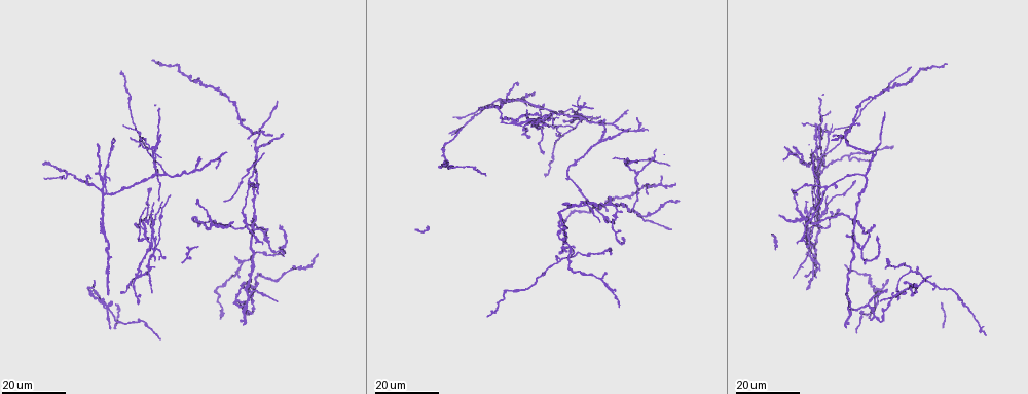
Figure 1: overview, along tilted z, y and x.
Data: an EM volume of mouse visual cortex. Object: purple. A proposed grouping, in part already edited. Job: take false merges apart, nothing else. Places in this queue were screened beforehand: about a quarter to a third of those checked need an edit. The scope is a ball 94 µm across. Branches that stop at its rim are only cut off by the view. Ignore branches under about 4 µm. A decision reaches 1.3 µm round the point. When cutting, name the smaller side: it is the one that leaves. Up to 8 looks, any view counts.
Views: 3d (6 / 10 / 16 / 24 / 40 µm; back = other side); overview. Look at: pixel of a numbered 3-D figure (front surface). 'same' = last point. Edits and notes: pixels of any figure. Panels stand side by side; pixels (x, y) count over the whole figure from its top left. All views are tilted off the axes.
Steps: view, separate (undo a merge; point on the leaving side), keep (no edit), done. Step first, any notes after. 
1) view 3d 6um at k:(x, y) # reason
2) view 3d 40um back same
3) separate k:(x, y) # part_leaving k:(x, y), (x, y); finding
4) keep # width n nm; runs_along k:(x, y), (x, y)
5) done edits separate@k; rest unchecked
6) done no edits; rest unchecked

view 3d 24um at 1:(560, 249) # four-way junction

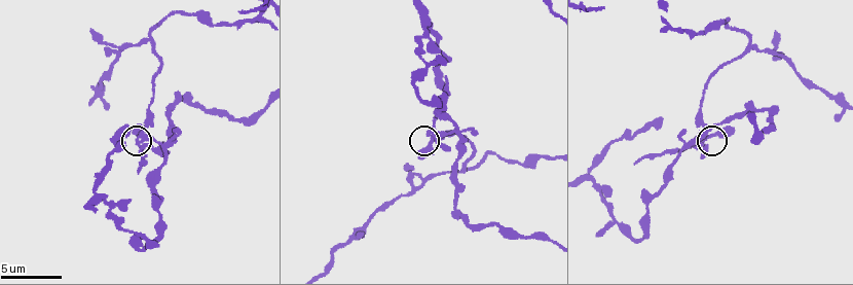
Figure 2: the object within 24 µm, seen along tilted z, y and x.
view 3d 10um at 2:(138, 144)

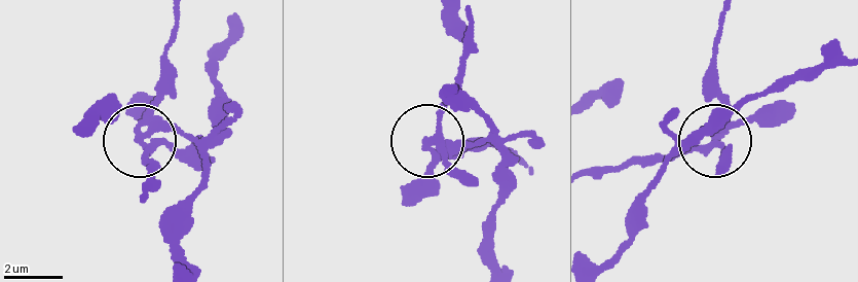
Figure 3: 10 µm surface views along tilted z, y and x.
separate 3:(169, 90) # part_leaving 3:(143, 116), (179, 16); two neurons meet here

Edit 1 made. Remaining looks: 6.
view overview

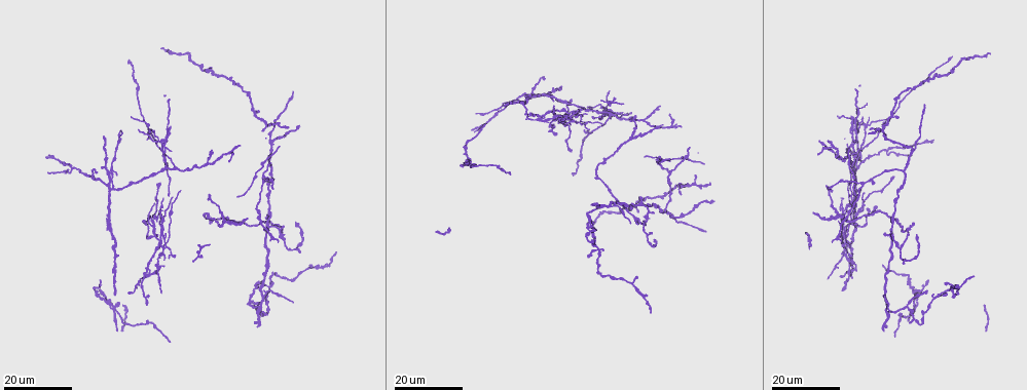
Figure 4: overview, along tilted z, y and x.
view 3d 24um at 4:(155, 236) # three-way junction

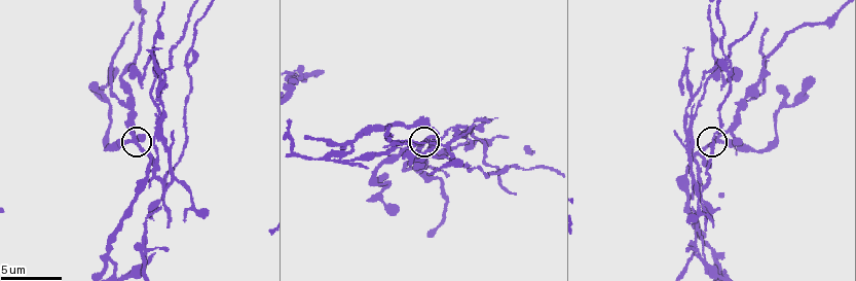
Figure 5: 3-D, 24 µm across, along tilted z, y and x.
view 3d 6um at 5:(720, 134)

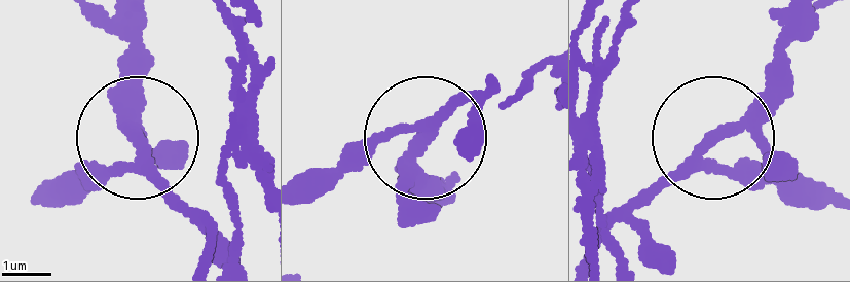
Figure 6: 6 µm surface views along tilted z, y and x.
keep # side_arm 14 um; runs_along 6:(476, 118), (450, 104), (428, 138), (355, 146), (307, 180); continuous, no second neuron

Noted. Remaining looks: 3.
view 3d 16um at 4:(852, 147) # small branch off a trunk

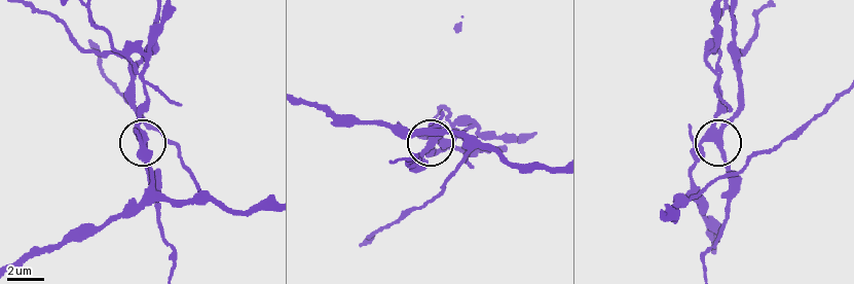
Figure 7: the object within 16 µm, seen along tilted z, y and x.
view 3d 10um at 7:(431, 142) # closer look

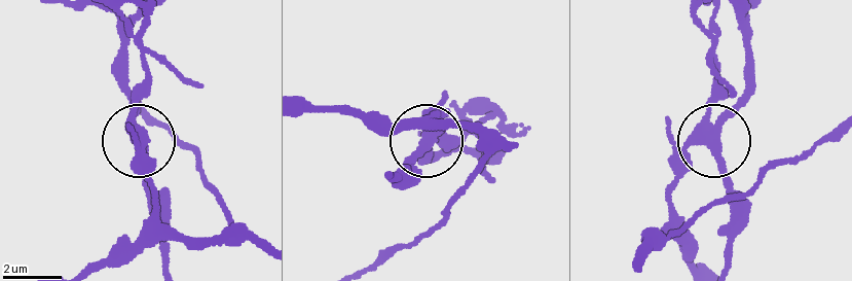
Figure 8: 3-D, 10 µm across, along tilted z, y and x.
separate 8:(414, 156) # part_leaving 8:(713, 135), (743, 92), (742, 20); a second neuron is stuck on

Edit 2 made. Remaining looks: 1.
done edits separate@3, separate@8; rest unchecked

